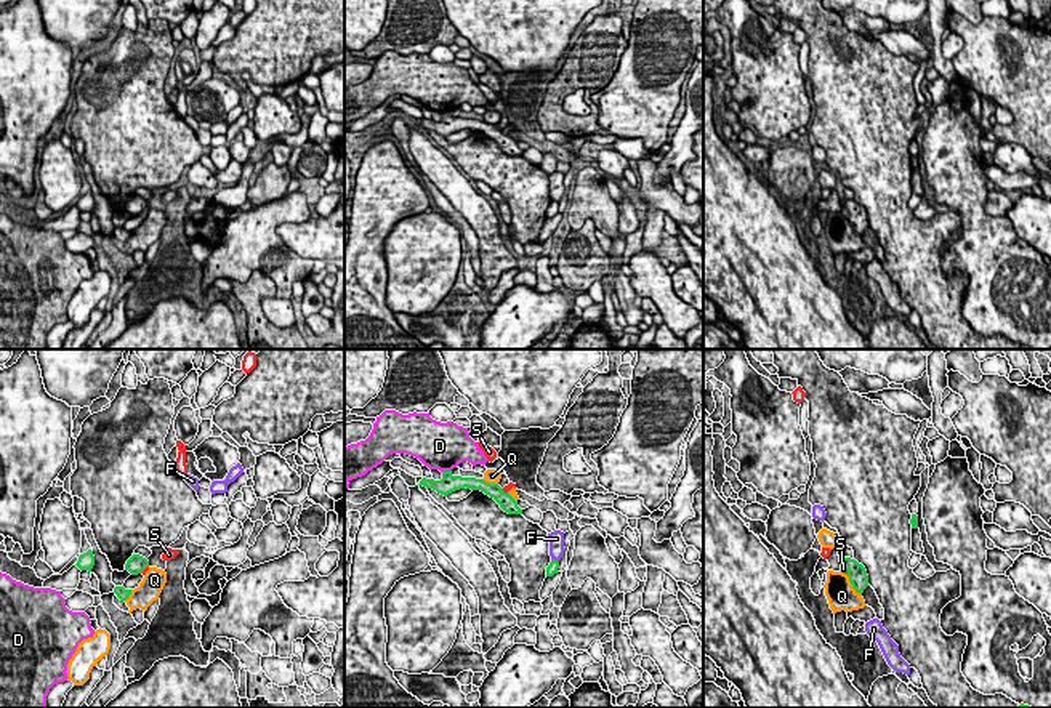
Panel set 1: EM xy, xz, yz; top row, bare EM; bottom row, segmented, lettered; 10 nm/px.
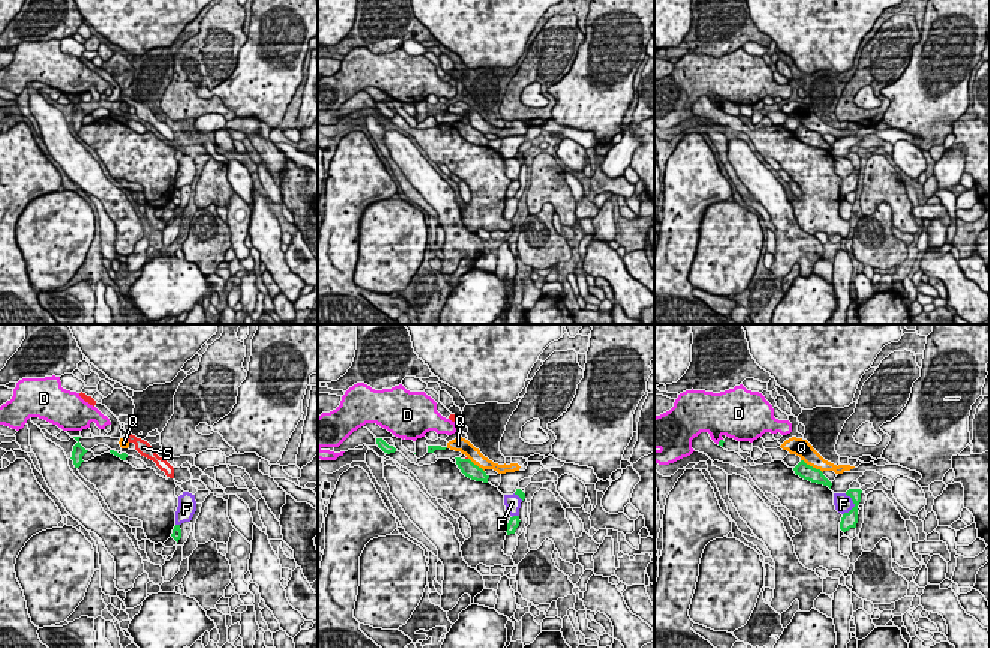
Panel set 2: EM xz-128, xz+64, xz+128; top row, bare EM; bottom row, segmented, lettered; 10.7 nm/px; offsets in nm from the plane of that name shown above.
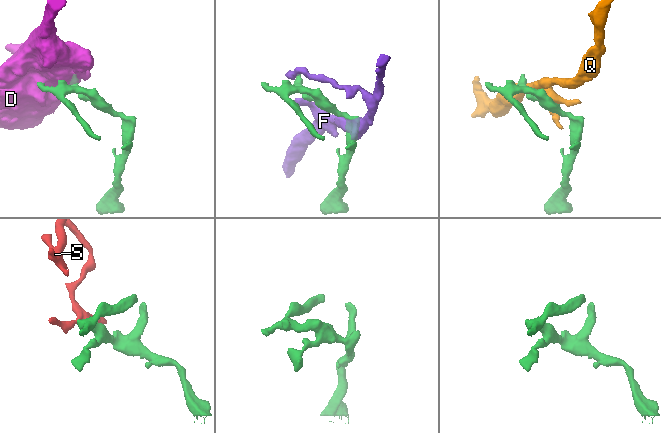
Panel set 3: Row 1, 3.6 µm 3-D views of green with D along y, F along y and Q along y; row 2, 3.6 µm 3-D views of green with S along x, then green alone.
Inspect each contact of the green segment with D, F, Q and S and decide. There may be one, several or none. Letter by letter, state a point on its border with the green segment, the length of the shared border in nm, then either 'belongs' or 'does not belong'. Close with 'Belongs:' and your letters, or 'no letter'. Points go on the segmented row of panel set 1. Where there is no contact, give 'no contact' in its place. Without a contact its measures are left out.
D: contact xz (446, 471); length 110 nm; does not belong
F: contact xz (553, 559); length 100 nm; does not belong
Q: contact yz (851, 583); length 260 nm; does not belong
S: contact yz (846, 567); length 140 nm; does not belong
Belongs: no letter

